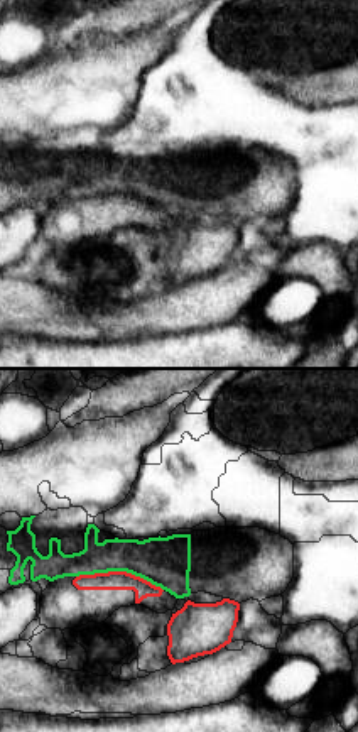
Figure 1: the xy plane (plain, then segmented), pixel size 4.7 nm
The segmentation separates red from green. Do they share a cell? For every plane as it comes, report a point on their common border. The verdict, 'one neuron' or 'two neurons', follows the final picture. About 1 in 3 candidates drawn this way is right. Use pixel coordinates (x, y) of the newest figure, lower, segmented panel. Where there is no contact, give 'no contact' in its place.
contact (120, 572)

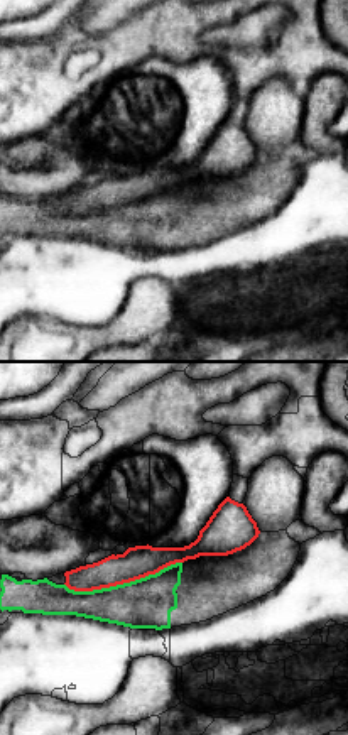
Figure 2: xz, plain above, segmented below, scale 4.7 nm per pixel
contact (122, 583)

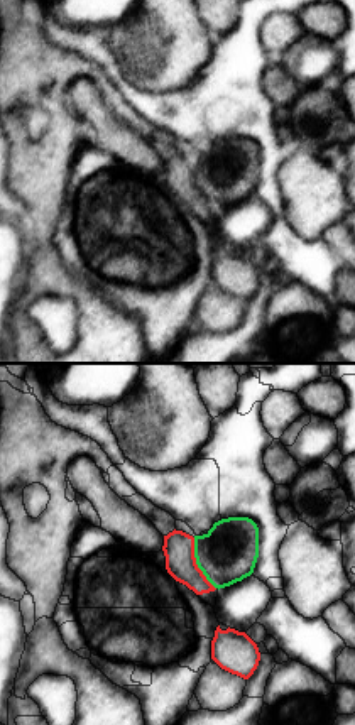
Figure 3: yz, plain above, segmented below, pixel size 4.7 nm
contact (195, 563)

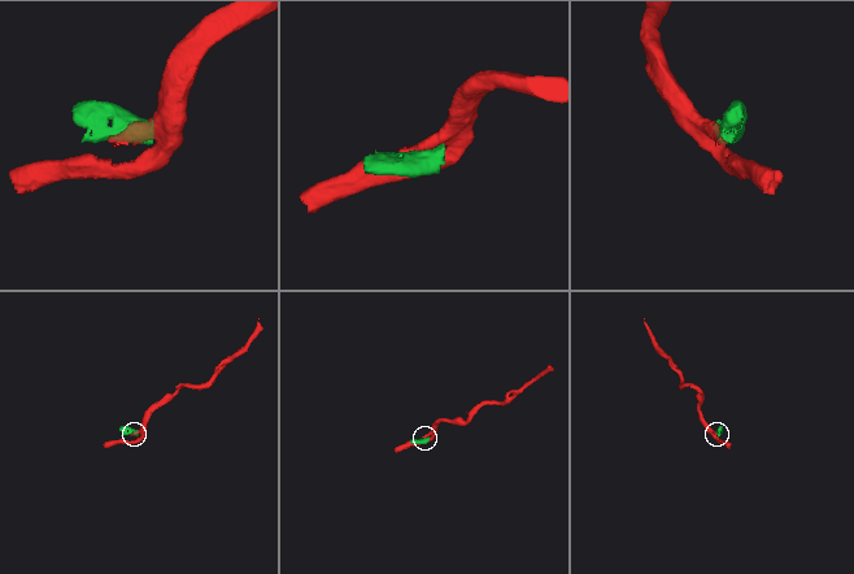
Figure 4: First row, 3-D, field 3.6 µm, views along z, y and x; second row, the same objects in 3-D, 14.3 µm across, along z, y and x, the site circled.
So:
two neurons

